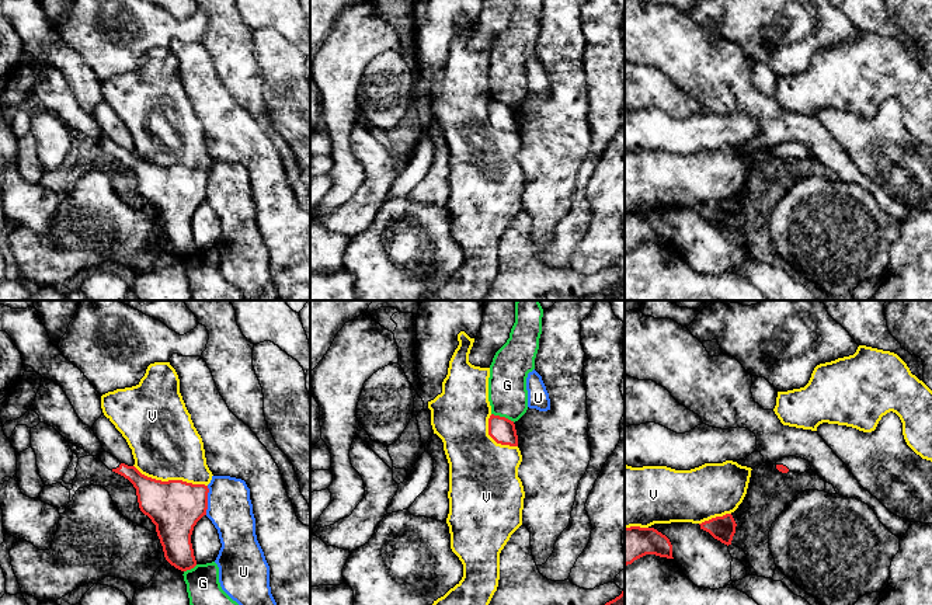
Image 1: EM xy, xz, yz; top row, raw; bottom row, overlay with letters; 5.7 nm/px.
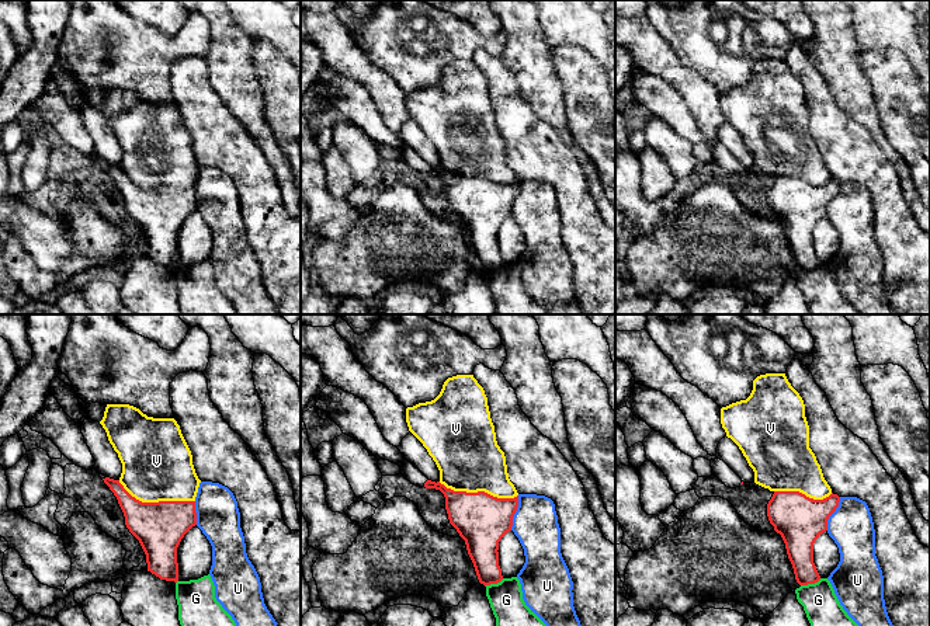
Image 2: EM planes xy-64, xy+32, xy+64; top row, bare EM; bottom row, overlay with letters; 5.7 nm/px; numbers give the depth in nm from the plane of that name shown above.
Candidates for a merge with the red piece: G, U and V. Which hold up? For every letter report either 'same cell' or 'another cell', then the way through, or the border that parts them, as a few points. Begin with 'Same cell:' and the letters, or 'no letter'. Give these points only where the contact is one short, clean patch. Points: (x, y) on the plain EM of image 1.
Same cell: no letter
G: another cell
U: another cell
V: another cell

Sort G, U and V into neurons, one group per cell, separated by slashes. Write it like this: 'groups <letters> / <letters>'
groups G / U / V

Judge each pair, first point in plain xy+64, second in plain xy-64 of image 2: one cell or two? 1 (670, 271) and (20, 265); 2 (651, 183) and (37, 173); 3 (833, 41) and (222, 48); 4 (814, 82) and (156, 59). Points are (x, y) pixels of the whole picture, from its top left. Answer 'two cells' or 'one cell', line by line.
1: one cell
2: two cells
3: one cell
4: two cells

